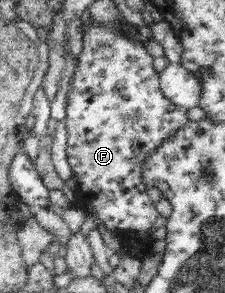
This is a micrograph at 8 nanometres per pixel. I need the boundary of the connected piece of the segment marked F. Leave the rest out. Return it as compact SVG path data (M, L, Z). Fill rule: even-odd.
M95 24L91 26L85 33L83 33L83 51L79 57L79 64L77 69L75 70L75 74L73 76L72 88L68 93L69 101L66 105L66 134L67 134L67 149L66 154L68 155L68 163L72 171L75 171L77 174L78 184L75 190L75 202L79 208L83 208L84 211L91 210L97 214L97 217L101 220L102 223L105 223L107 229L111 230L111 232L117 233L117 235L127 235L124 237L124 241L120 242L120 248L123 252L126 252L127 255L131 255L135 258L143 259L148 256L148 248L150 244L154 241L150 237L151 227L157 220L158 210L155 205L153 205L153 201L149 199L149 195L147 194L147 187L145 184L141 182L141 162L145 157L147 157L147 153L151 153L155 147L161 143L163 139L167 139L169 135L173 135L175 131L181 129L183 125L187 125L190 123L187 120L187 108L175 106L175 104L171 104L169 99L163 96L163 92L161 92L159 77L160 74L155 71L153 68L153 60L154 57L149 54L146 49L146 44L143 42L135 40L129 40L125 38L125 36L119 36L115 30L109 30L109 28L105 28L99 24Z

